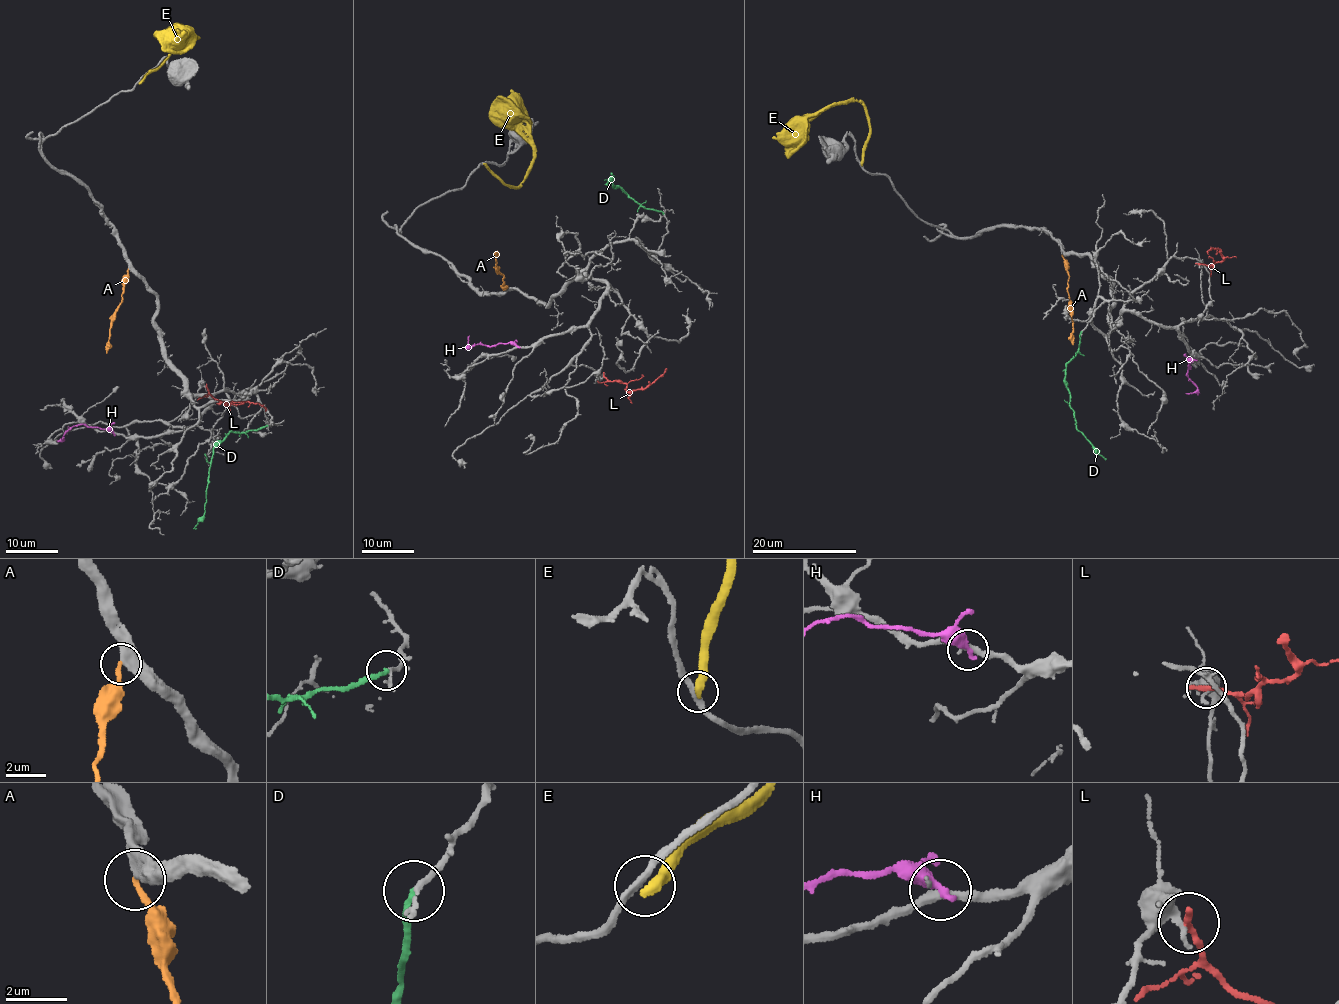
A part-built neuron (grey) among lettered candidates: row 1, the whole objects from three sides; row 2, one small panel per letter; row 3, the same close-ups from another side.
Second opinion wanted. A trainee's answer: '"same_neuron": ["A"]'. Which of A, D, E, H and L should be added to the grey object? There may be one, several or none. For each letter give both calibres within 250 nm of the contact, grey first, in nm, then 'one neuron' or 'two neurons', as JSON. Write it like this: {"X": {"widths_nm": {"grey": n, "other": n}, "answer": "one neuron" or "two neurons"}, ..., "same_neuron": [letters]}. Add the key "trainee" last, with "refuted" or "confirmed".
{"A": {"widths_nm": {"grey": 340, "other": 200}, "answer": "two neurons"}, "D": {"widths_nm": {"grey": 150, "other": 190}, "answer": "one neuron"}, "E": {"widths_nm": {"grey": 240, "other": 400}, "answer": "two neurons"}, "H": {"widths_nm": {"grey": 280, "other": 420}, "answer": "two neurons"}, "L": {"widths_nm": {"grey": 280, "other": 280}, "answer": "two neurons"}, "same_neuron": ["D"], "trainee": "refuted"}

